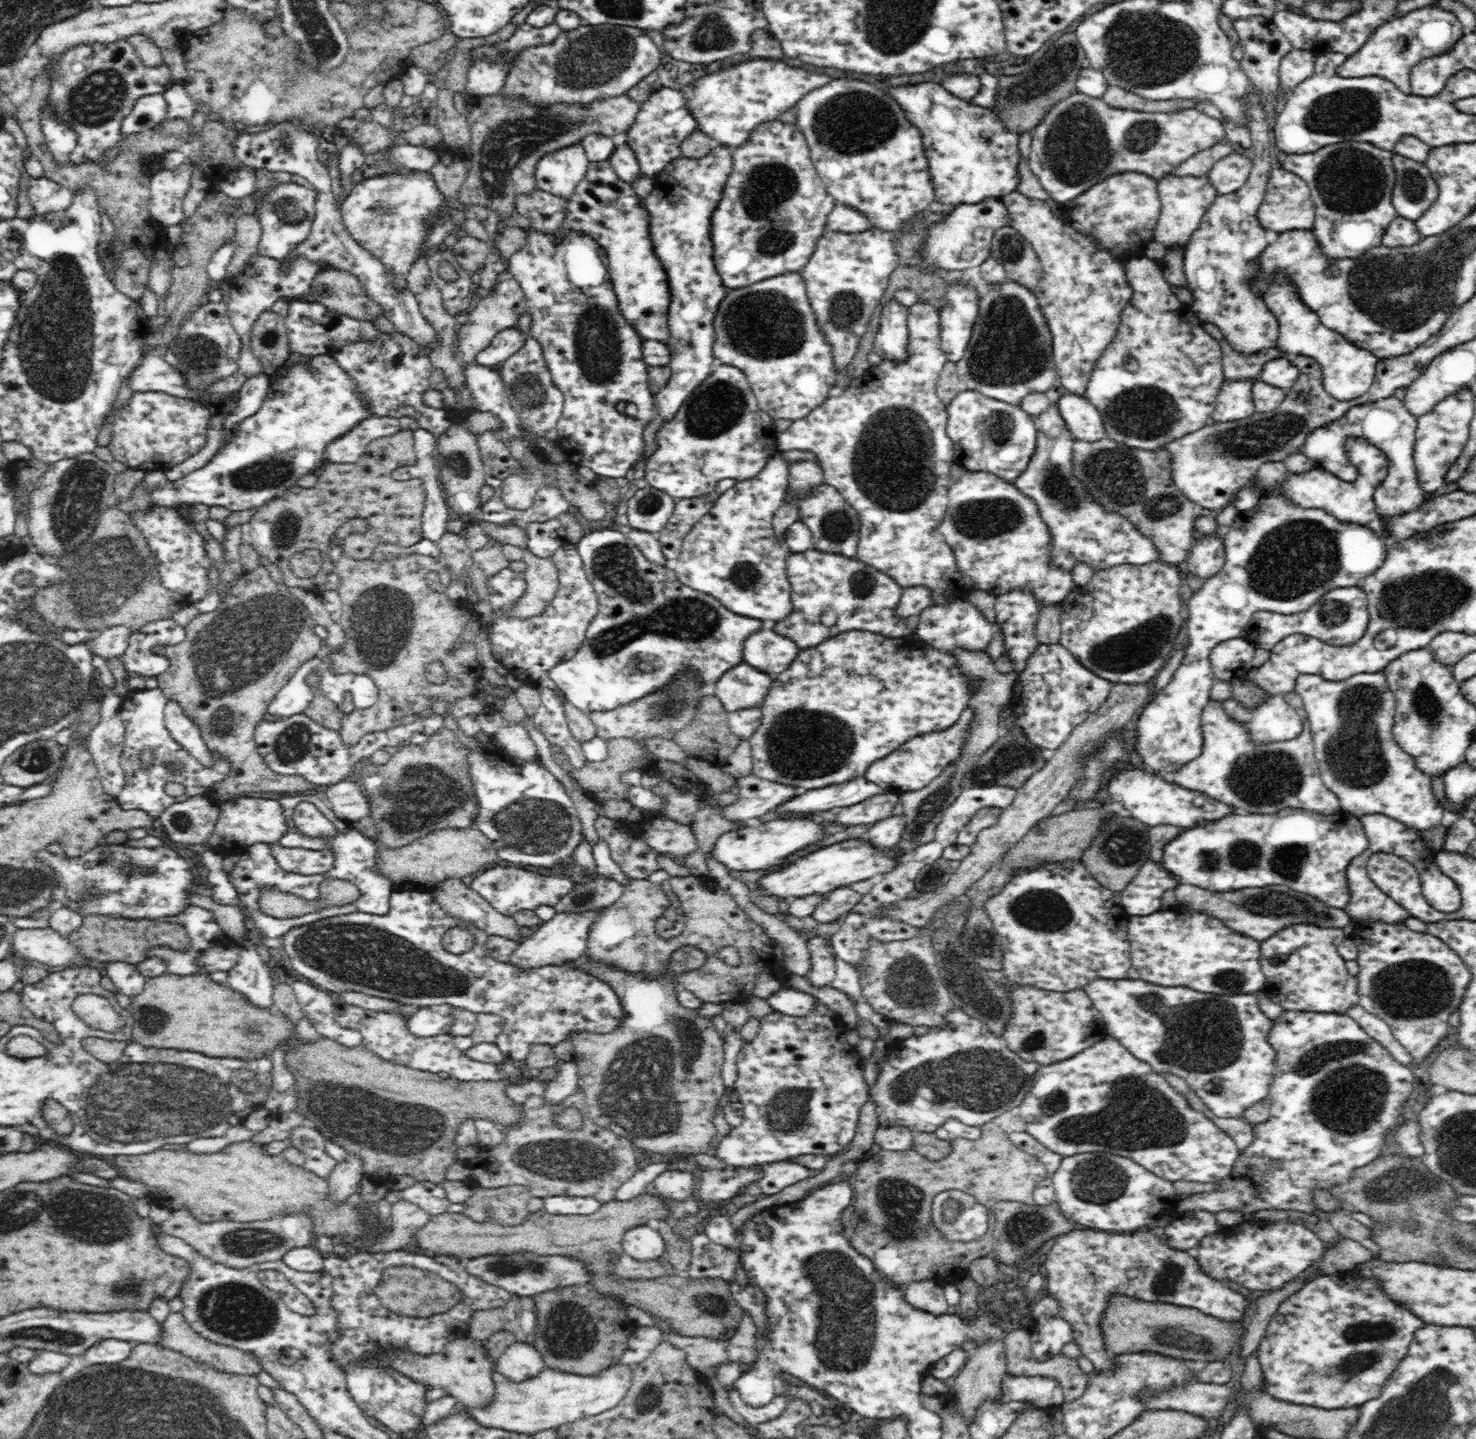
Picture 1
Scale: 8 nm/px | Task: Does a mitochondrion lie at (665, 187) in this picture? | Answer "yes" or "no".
no

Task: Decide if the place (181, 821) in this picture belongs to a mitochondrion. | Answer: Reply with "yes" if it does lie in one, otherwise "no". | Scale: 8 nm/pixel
yes

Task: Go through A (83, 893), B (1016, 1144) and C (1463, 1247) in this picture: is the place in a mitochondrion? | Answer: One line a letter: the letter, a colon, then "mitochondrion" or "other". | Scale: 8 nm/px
A: mitochondrion
B: other
C: mitochondrion

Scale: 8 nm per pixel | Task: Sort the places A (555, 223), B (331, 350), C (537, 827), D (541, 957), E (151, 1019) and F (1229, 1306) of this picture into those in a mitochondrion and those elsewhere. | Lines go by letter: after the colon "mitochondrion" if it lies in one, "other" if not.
A: other
B: other
C: mitochondrion
D: other
E: mitochondrion
F: other

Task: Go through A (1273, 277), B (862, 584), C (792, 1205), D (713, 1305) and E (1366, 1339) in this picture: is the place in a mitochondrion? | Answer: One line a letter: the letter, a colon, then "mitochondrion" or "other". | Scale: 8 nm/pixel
A: other
B: mitochondrion
C: other
D: mitochondrion
E: mitochondrion

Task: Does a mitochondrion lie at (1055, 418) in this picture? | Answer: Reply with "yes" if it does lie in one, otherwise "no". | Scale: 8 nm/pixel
no

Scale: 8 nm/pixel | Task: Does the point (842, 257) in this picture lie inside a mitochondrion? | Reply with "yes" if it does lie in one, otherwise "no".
no

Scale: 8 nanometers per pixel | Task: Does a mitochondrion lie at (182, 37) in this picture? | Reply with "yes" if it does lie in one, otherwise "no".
no

